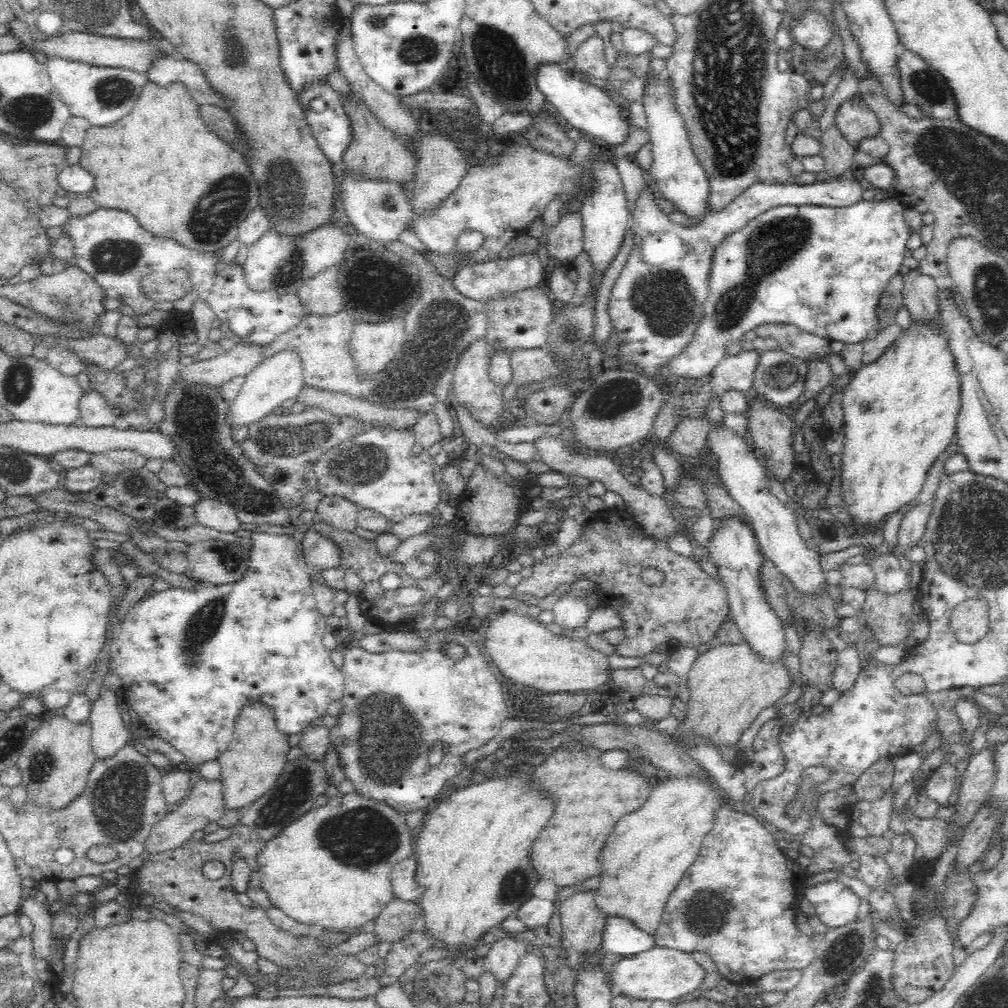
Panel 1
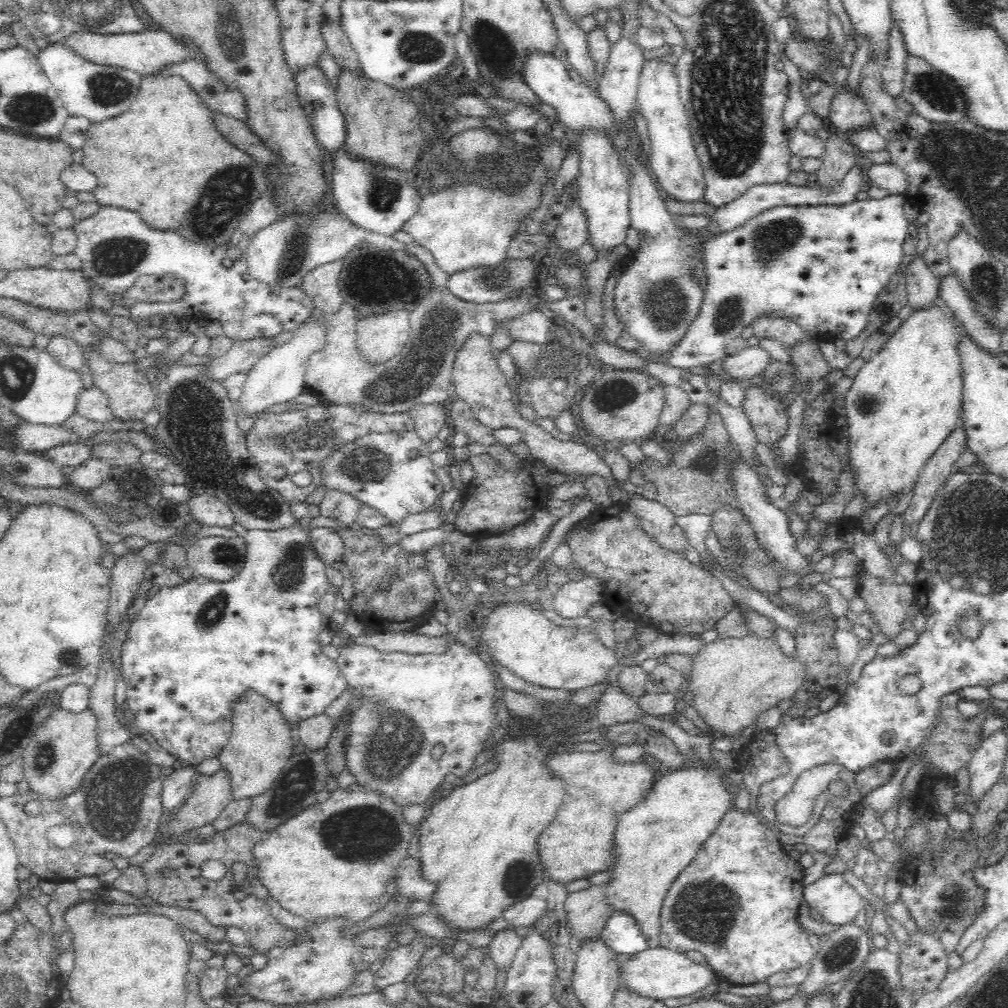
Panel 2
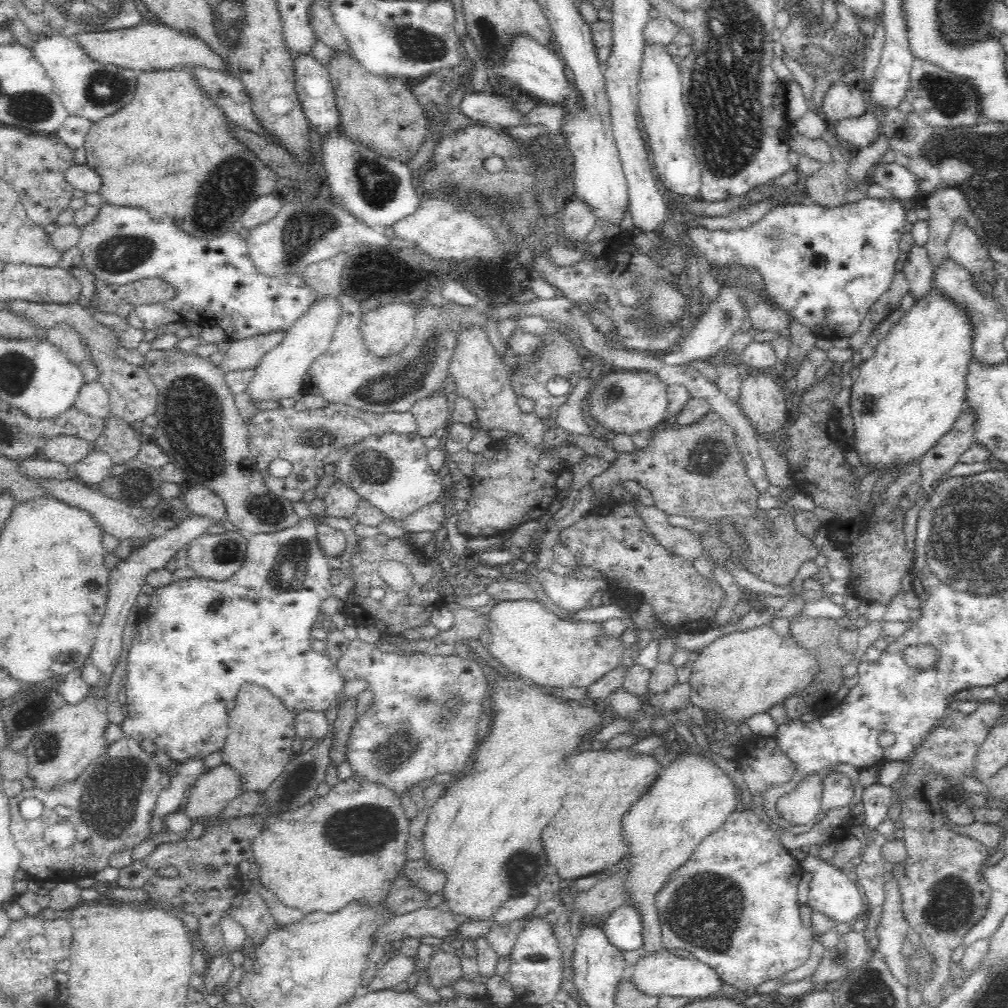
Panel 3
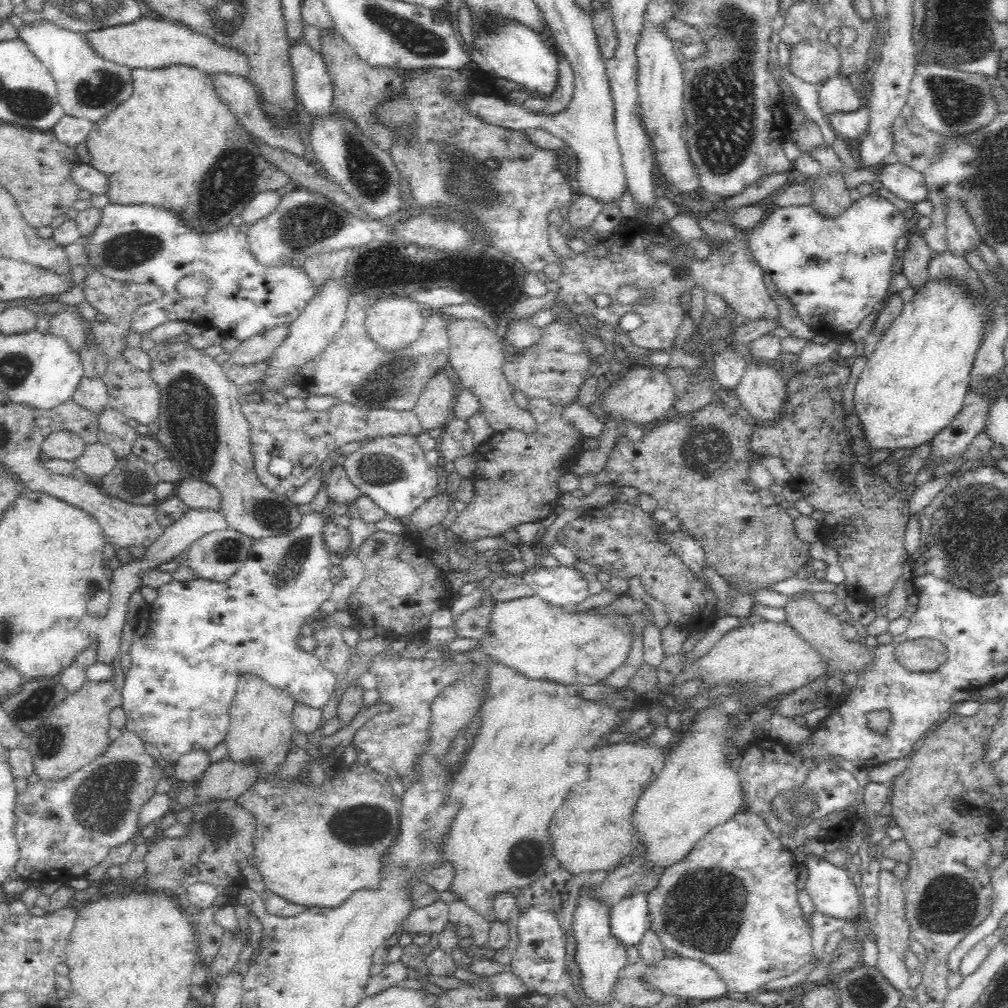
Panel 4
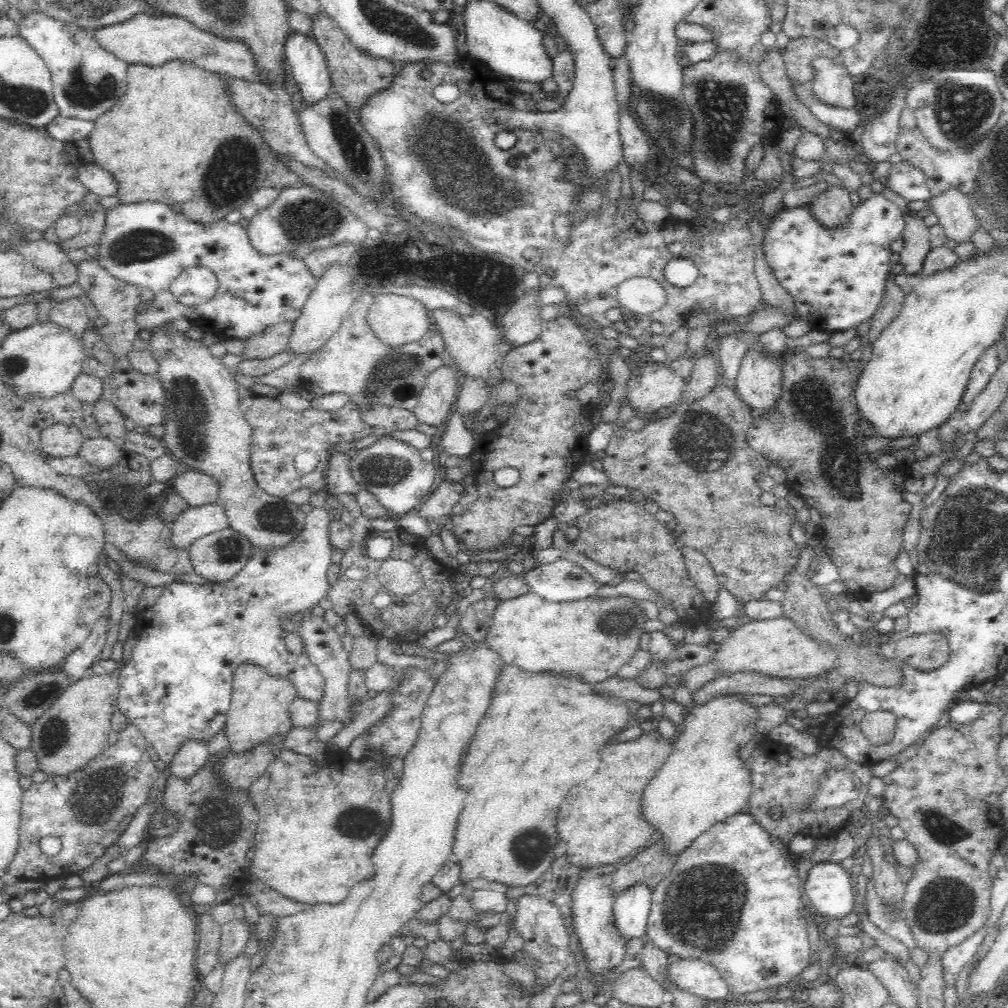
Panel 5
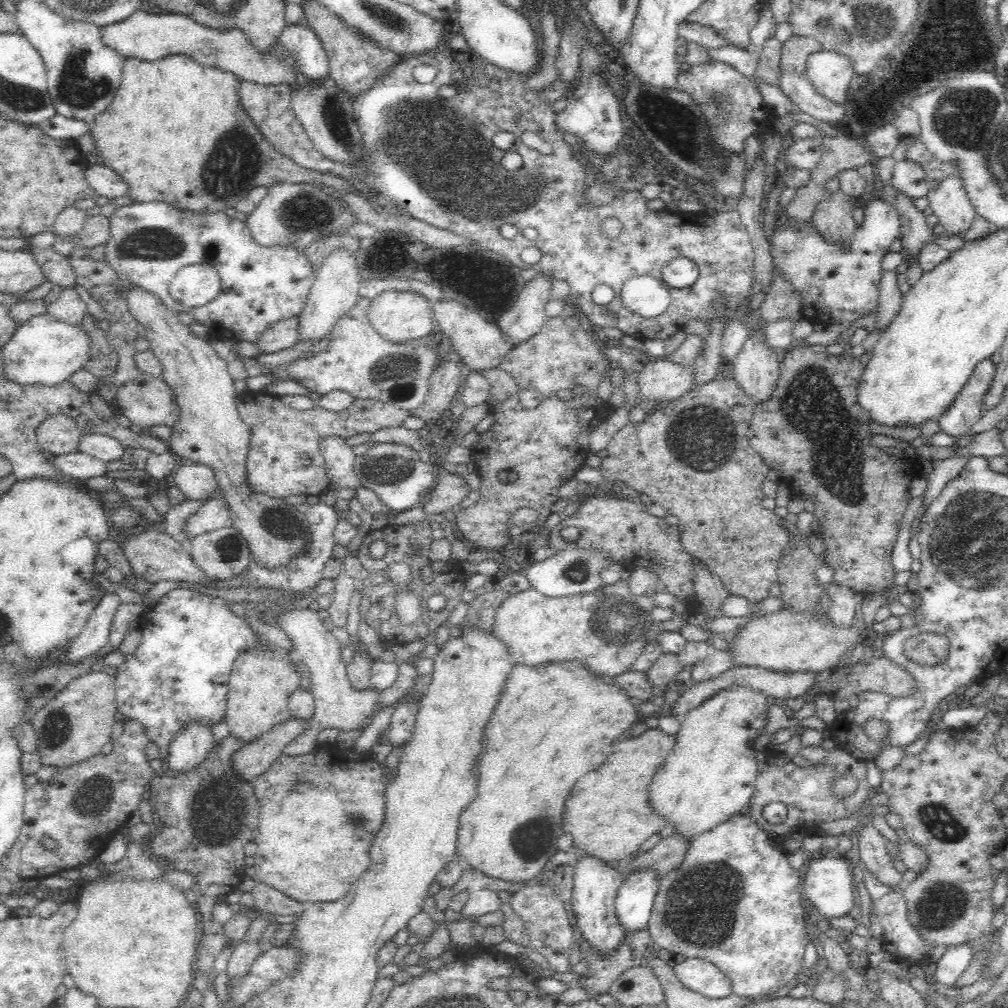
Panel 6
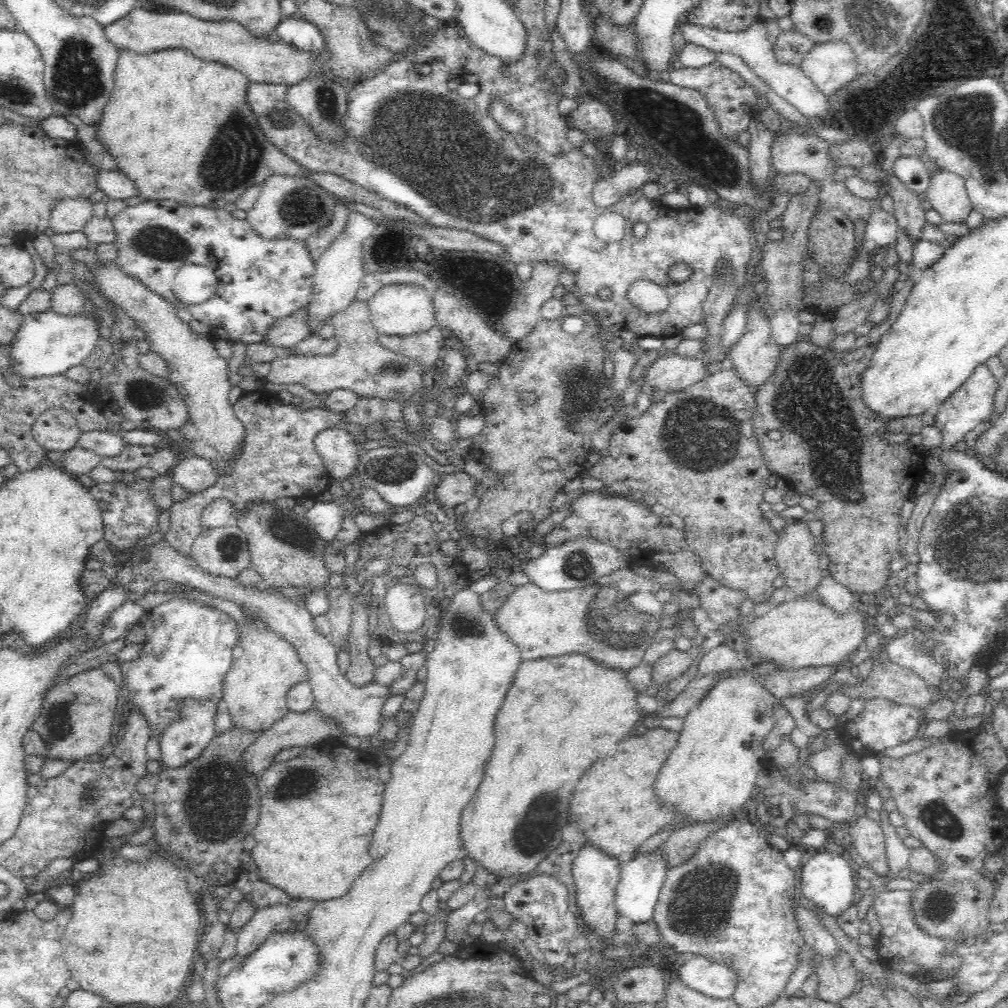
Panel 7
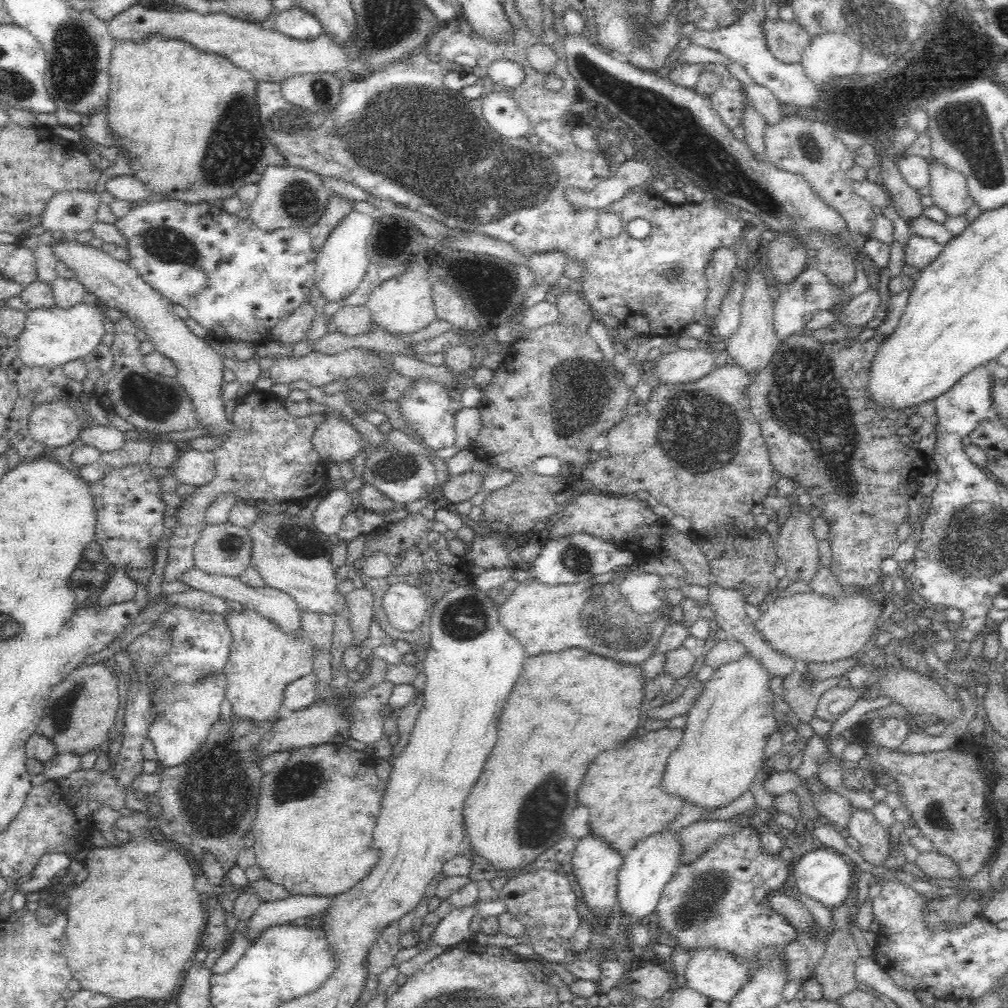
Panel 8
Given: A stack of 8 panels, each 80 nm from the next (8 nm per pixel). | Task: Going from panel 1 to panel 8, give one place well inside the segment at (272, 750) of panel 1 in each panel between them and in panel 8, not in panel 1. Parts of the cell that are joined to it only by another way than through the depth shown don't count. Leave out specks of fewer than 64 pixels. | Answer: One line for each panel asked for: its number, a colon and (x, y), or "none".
2: (261, 742)
3: (262, 731)
4: (260, 733)
5: (259, 712)
6: (260, 687)
7: (265, 667)
8: (263, 662)

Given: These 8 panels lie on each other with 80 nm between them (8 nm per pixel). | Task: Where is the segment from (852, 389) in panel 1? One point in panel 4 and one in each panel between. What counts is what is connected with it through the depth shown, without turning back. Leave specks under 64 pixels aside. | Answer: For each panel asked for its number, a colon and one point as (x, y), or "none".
2: (904, 402)
3: (908, 394)
4: (913, 385)

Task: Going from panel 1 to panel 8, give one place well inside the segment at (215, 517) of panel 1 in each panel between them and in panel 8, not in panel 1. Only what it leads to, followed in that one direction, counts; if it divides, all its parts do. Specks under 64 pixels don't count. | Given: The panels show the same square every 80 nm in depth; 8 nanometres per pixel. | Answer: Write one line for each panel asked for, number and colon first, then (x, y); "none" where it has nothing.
2: (206, 509)
3: (201, 502)
4: (199, 496)
5: (197, 489)
6: (196, 482)
7: (194, 475)
8: (195, 468)

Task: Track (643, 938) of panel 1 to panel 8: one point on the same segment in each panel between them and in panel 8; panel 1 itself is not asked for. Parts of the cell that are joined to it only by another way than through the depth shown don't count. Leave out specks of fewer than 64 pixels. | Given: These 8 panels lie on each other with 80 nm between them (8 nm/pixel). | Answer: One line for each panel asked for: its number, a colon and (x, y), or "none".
2: (621, 934)
3: (623, 929)
4: (628, 920)
5: (631, 908)
6: (634, 902)
7: (642, 876)
8: (644, 872)

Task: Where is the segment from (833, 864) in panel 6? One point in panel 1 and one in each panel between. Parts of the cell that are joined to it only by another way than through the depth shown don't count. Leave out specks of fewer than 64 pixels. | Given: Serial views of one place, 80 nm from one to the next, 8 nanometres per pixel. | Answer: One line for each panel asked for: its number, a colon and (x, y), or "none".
1: (836, 905)
2: (838, 903)
3: (832, 892)
4: (830, 887)
5: (828, 888)

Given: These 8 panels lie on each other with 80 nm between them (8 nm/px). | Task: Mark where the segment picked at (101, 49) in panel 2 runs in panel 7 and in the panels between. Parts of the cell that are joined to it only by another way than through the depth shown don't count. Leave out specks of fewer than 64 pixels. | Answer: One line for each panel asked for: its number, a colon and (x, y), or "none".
3: (150, 47)
4: (152, 44)
5: (144, 39)
6: (149, 37)
7: (144, 32)

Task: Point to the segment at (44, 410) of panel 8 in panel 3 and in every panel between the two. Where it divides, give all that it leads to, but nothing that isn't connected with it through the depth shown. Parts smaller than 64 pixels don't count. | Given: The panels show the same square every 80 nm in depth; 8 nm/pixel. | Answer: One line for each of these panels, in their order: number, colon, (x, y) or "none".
3: (67, 450)
4: (62, 445)
5: (59, 440)
6: (59, 435)
7: (56, 429)

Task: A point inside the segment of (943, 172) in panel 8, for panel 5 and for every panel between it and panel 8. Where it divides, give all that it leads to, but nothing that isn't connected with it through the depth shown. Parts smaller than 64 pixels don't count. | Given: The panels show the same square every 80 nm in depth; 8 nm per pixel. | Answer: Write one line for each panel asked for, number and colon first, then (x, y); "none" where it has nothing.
5: (954, 213)
6: (950, 204)
7: (947, 193)

